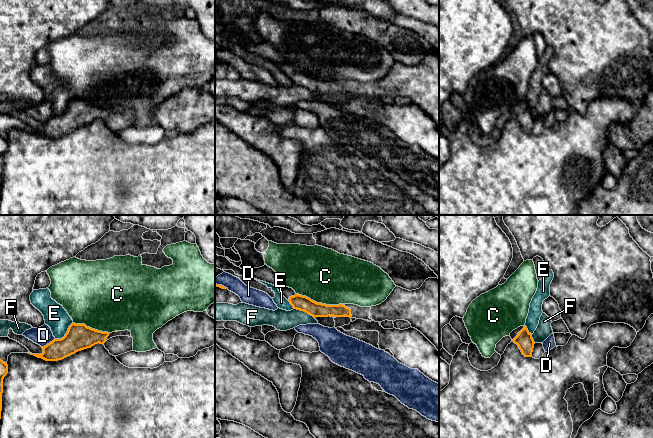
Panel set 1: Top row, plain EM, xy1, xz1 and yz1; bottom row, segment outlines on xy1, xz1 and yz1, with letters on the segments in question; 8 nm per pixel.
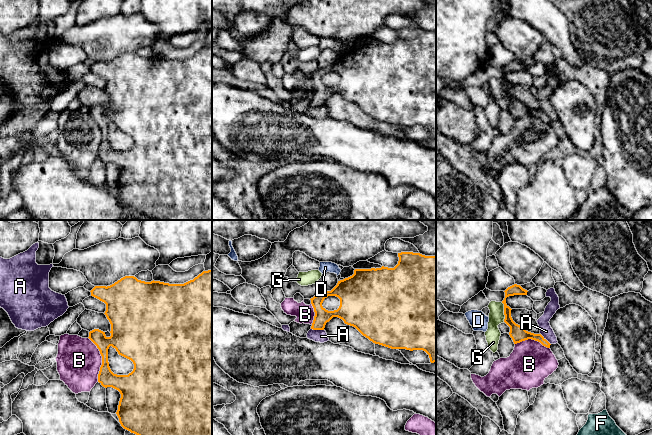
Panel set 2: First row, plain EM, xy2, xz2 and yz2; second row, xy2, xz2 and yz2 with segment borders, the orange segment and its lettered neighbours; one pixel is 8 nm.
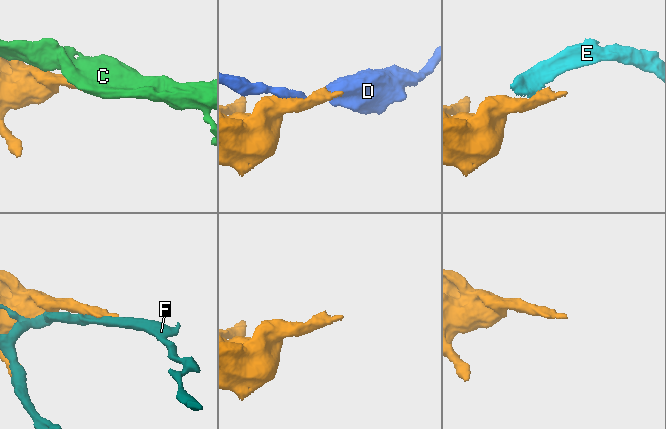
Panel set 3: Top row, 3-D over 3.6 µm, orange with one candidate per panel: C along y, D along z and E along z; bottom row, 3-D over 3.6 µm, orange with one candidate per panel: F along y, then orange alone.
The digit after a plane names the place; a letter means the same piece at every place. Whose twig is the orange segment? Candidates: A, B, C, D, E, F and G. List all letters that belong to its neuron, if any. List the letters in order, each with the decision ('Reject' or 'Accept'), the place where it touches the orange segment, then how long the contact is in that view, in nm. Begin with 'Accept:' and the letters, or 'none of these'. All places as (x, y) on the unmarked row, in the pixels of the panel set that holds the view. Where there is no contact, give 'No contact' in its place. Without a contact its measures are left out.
Accept: none of these
A: Reject. Touches orange at xz2 (317, 105). Shared border 110 nm
B: Reject. Touches orange at xy2 (102, 135). Shared border 360 nm
C: Reject. Touches orange at xz1 (319, 79). Shared border 380 nm
D: Reject. Touches orange at xy1 (49, 119). Shared border 130 nm
E: Reject. Touches orange at xy1 (66, 109). Shared border 200 nm
F: Reject. Touches orange at xz1 (304, 87). Shared border 180 nm
G: Reject. Touches orange at yz2 (504, 88). Shared border 160 nm

